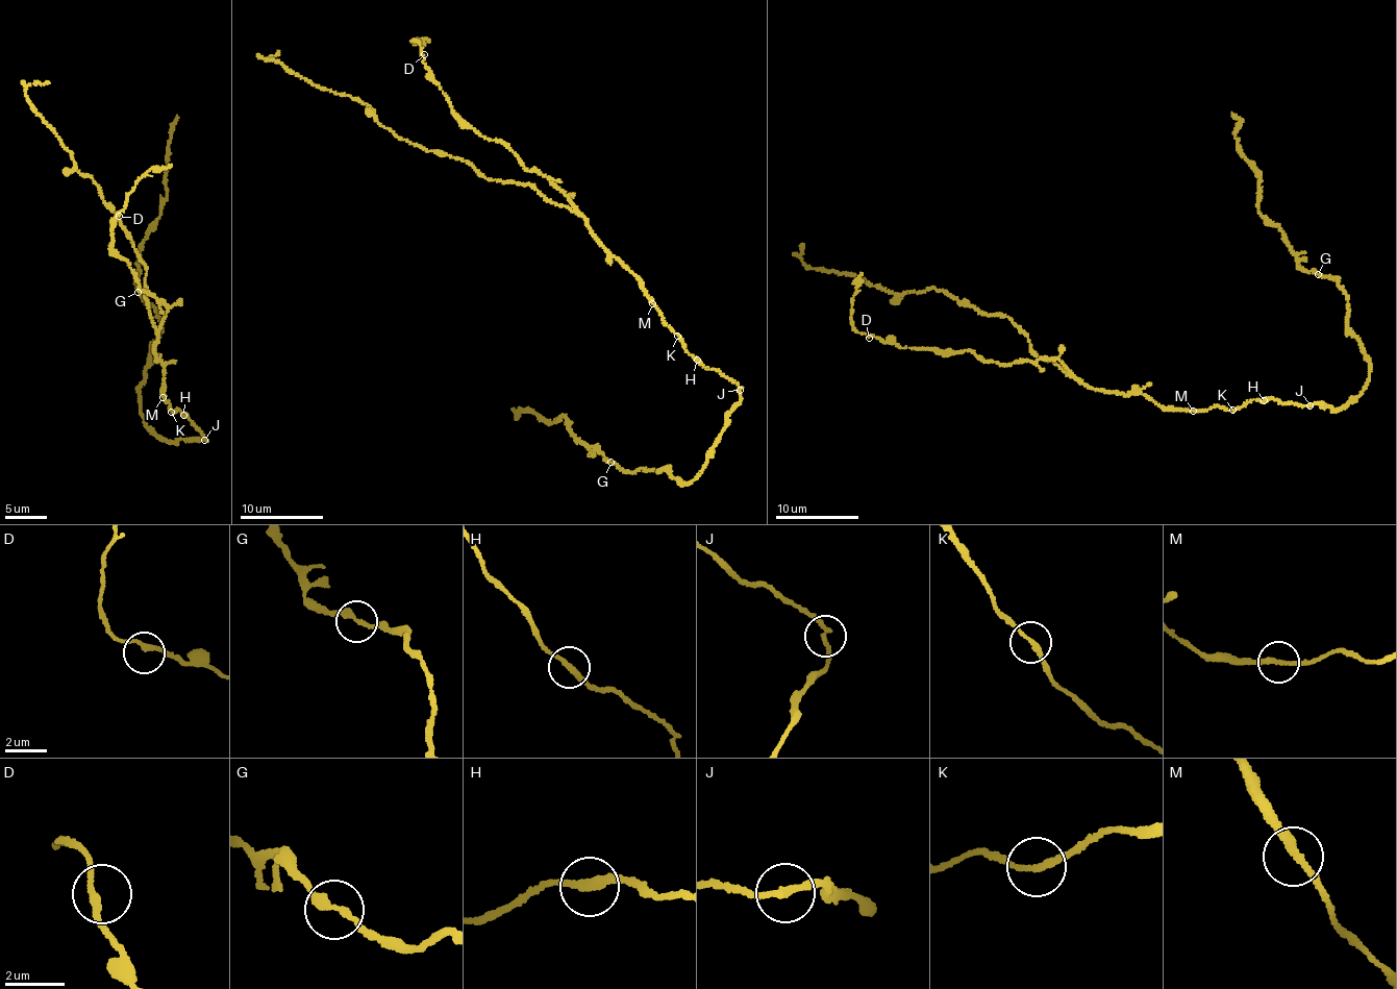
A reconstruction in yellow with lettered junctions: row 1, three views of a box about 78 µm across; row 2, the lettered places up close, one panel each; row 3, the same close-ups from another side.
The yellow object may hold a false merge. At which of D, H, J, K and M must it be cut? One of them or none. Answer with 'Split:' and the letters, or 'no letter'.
Split: J

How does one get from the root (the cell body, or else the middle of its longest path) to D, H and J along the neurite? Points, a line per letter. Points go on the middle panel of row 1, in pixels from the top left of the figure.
D: (673, 329), (641, 278), (613, 256), (568, 196), (456, 115), (424, 54)
H: (673, 329), (682, 339), (685, 350), (697, 360)
J: (673, 329), (682, 339), (685, 350), (691, 355), (727, 376), (740, 389)

